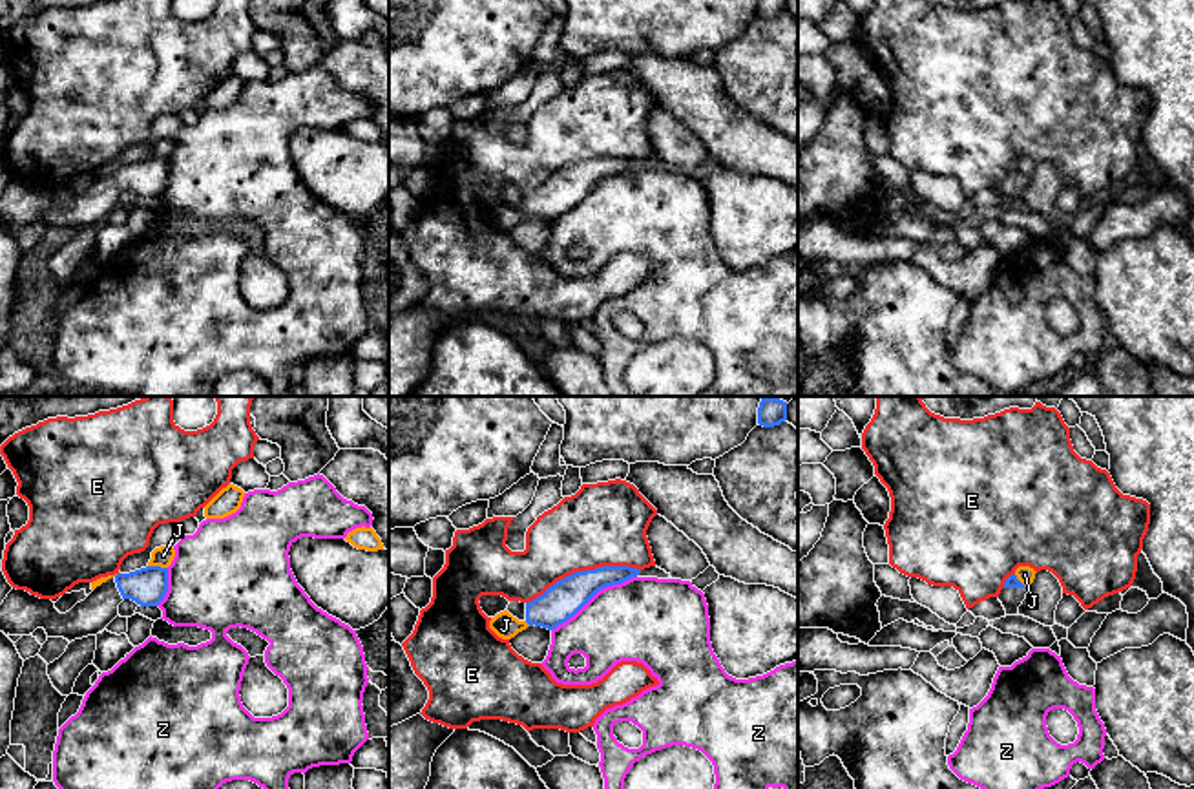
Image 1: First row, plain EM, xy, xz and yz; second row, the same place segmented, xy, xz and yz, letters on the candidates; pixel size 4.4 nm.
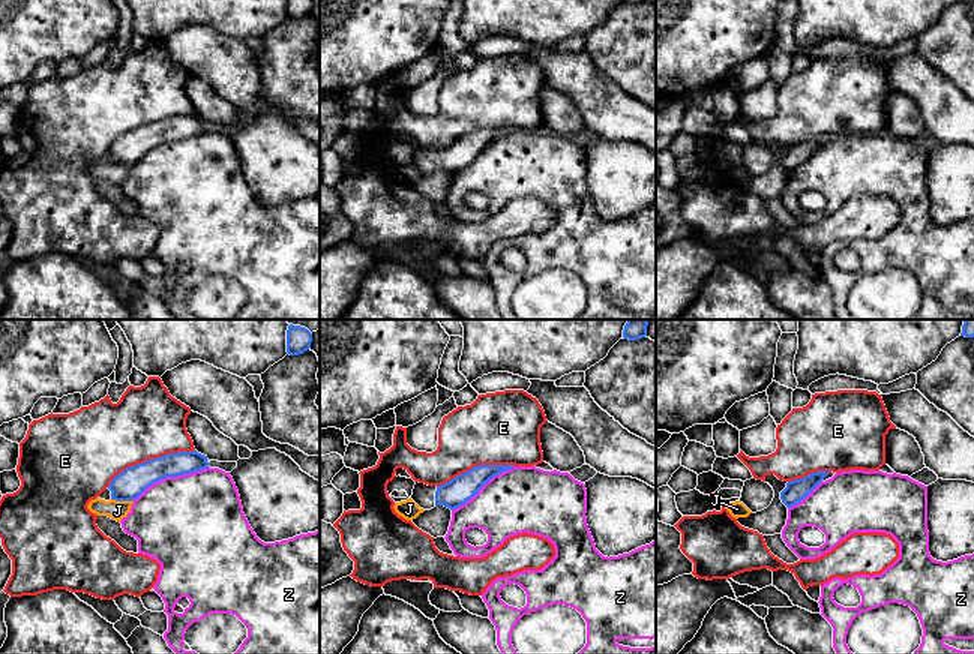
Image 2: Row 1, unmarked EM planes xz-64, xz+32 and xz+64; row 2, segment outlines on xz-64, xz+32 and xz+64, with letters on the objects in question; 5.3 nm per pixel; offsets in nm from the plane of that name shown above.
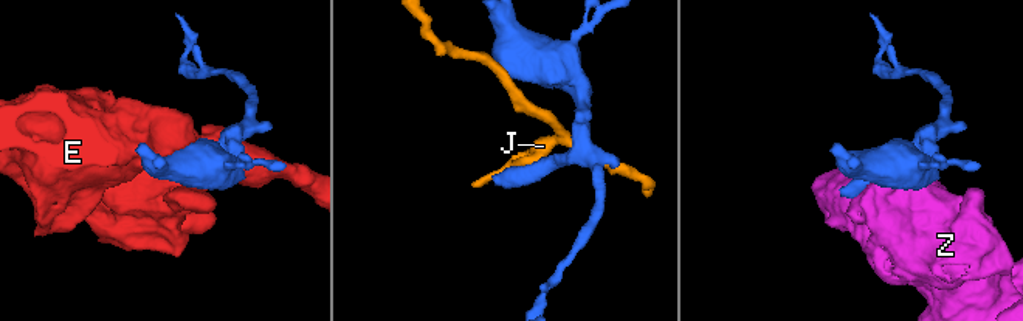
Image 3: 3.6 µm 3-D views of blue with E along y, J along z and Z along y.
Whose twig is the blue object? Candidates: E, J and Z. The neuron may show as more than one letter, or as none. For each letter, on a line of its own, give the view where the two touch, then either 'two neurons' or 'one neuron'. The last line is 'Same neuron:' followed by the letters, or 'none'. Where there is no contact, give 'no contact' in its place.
E: meets blue in xz; two neurons
J: meets blue in xy; two neurons
Z: meets blue in xz; two neurons
Same neuron: none

